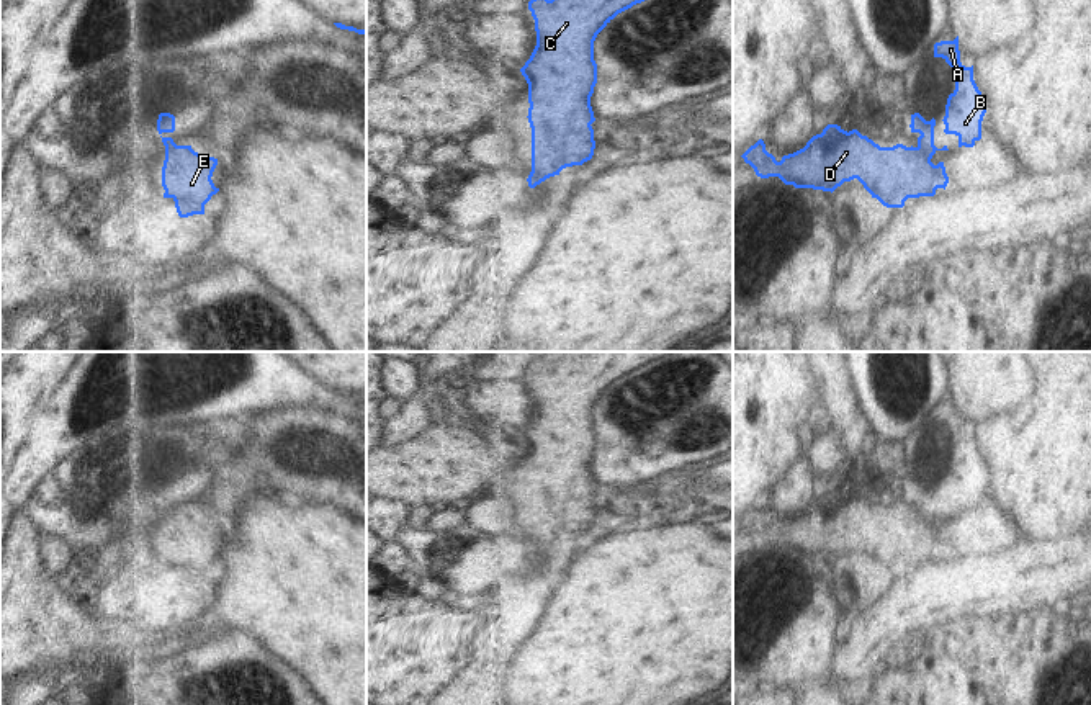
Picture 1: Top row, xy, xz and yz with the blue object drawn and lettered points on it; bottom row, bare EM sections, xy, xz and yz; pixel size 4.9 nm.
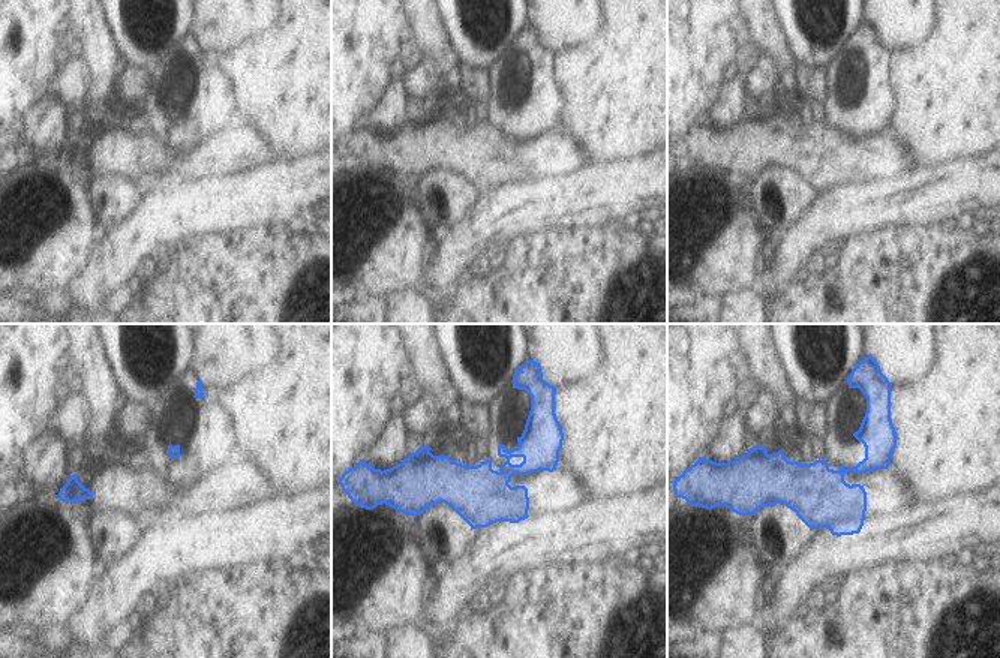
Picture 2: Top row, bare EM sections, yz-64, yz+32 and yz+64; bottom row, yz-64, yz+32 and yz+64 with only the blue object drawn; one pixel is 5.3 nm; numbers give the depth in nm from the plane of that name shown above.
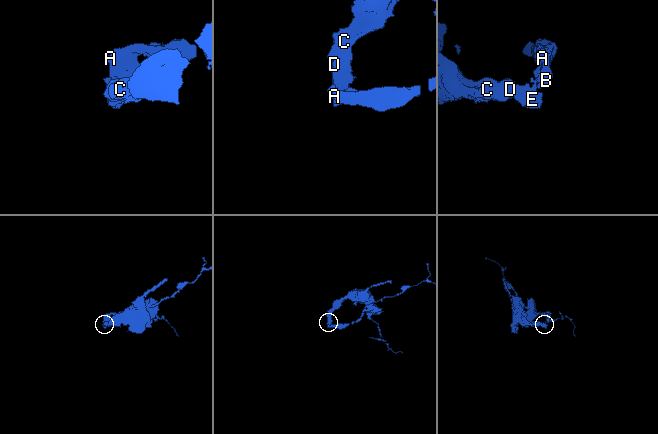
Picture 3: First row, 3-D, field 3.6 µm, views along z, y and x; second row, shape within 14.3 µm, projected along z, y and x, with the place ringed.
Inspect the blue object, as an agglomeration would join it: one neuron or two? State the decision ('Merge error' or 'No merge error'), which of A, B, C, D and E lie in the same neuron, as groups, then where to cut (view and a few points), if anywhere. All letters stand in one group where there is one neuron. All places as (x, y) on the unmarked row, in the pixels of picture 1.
Merge error. Groups: A B / C D E. Split along yz (915, 514), (923, 524), (929, 525).

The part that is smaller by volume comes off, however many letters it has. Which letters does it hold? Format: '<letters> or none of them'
A, B

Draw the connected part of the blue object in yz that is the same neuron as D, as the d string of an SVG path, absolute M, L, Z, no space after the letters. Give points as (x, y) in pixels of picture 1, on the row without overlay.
M828 491L803 515L783 522L780 528L765 517L762 505L741 523L754 535L757 543L779 543L785 551L793 551L795 555L833 559L844 548L857 545L872 564L877 564L887 574L903 574L908 564L934 563L937 555L945 556L949 550L944 528L934 532L931 525L923 525L913 512L896 510L893 514L880 514L857 496L847 499L837 491Z

